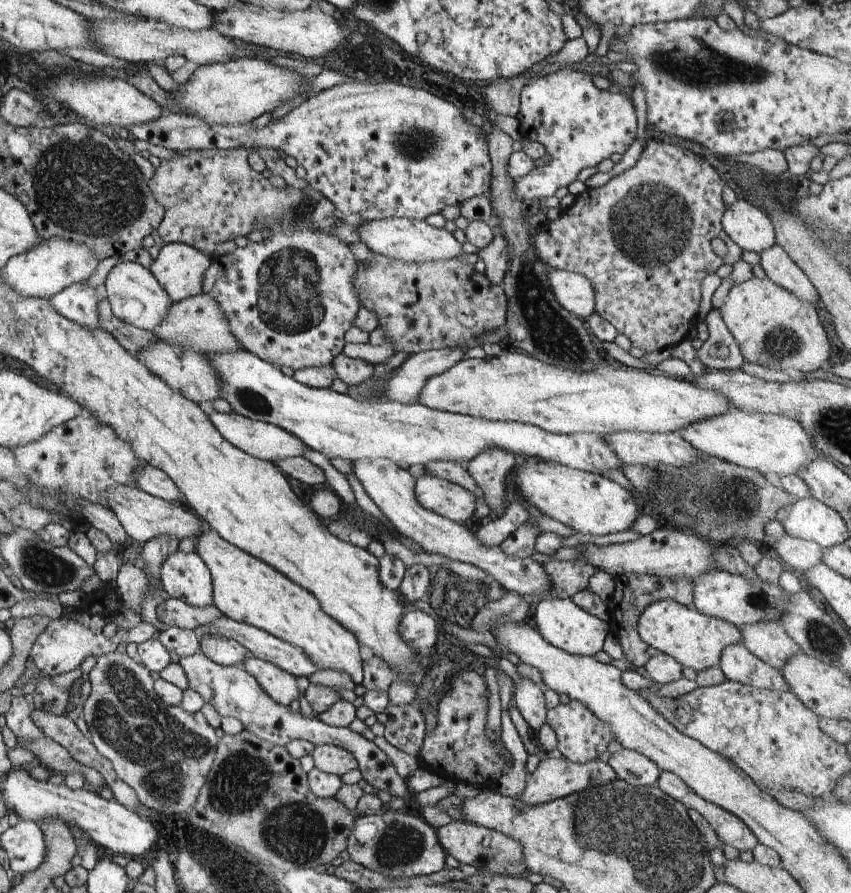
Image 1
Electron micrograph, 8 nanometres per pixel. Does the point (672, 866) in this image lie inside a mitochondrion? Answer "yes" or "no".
yes

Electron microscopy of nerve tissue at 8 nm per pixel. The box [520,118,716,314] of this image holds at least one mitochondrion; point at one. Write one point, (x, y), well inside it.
(622, 218)

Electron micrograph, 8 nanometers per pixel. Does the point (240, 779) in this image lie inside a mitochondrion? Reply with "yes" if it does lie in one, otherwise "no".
yes

